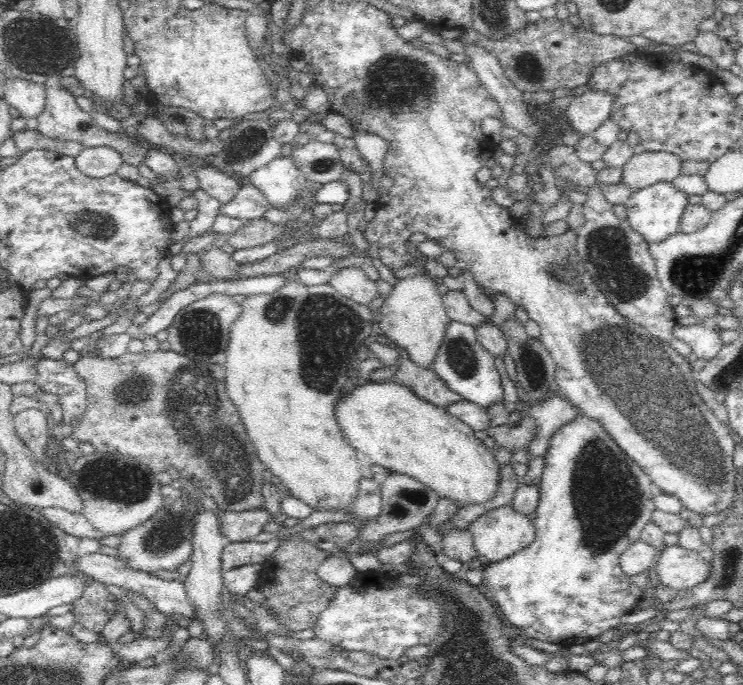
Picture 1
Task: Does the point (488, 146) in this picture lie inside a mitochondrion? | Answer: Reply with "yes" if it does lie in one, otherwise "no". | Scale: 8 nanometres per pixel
no

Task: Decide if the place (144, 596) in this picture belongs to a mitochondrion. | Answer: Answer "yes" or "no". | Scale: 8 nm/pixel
no

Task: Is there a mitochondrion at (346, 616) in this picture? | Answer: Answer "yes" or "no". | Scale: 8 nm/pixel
no

